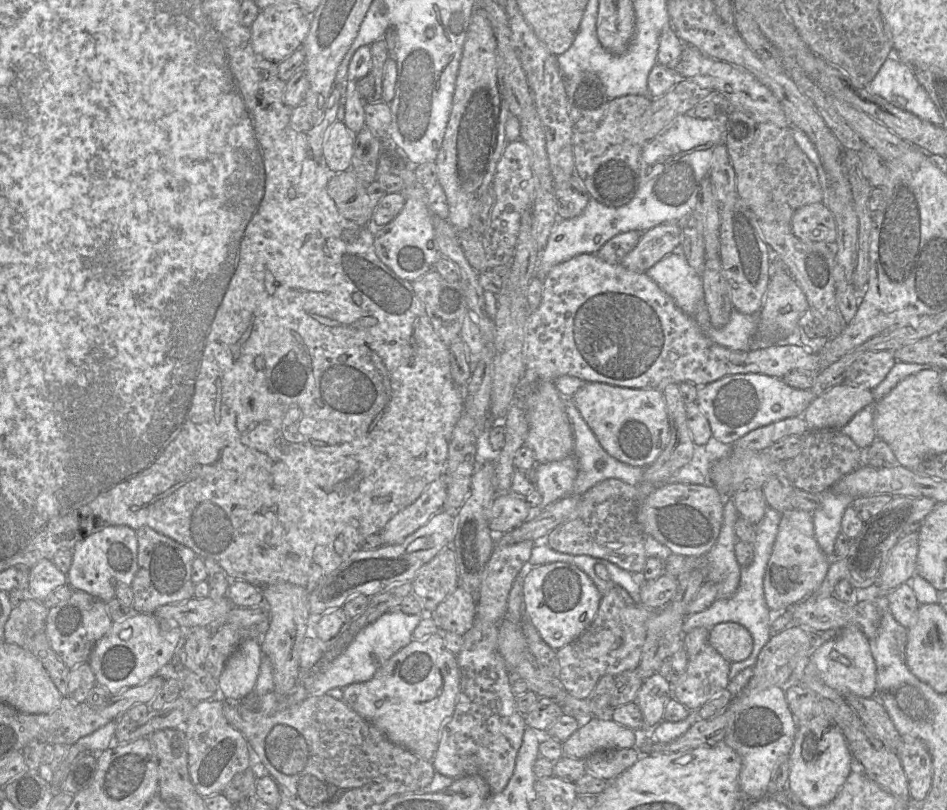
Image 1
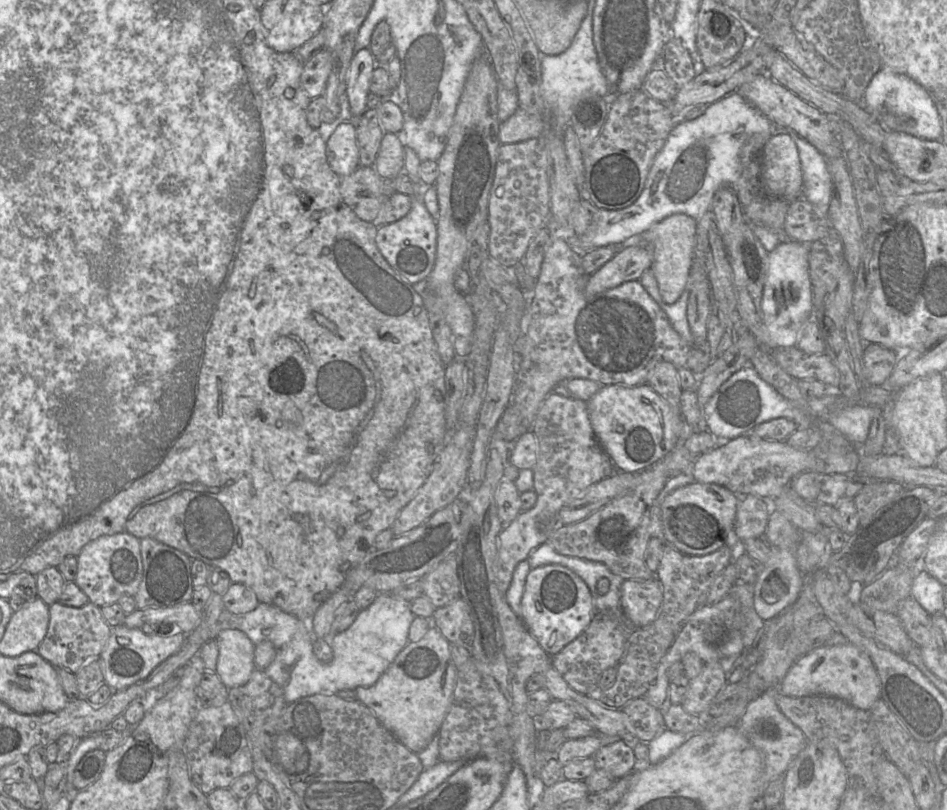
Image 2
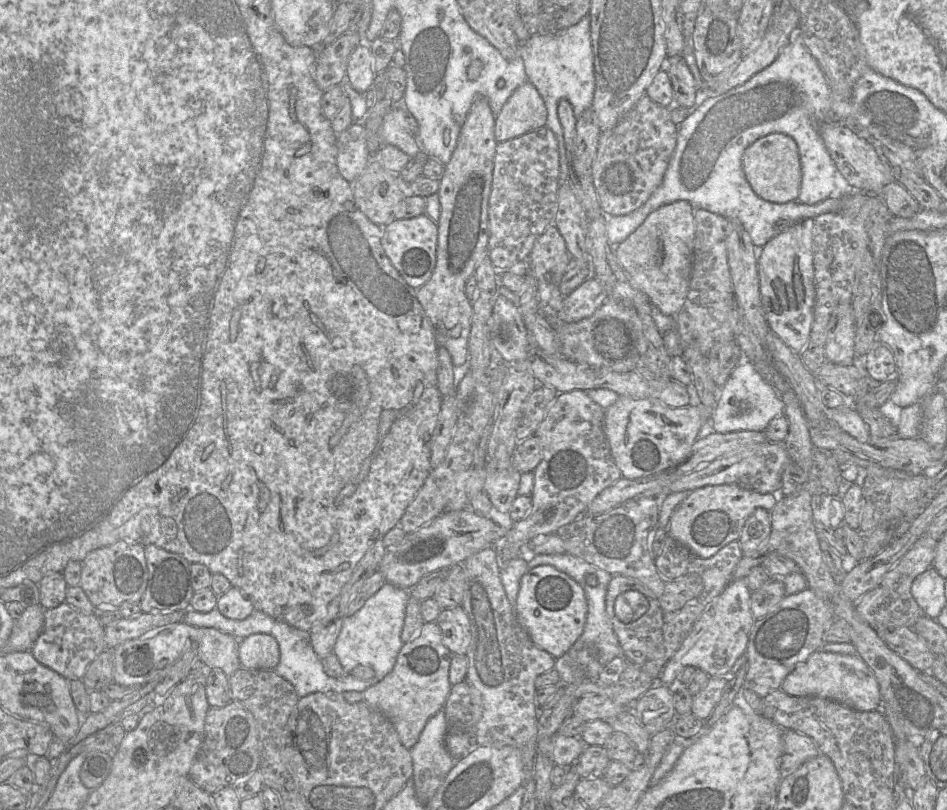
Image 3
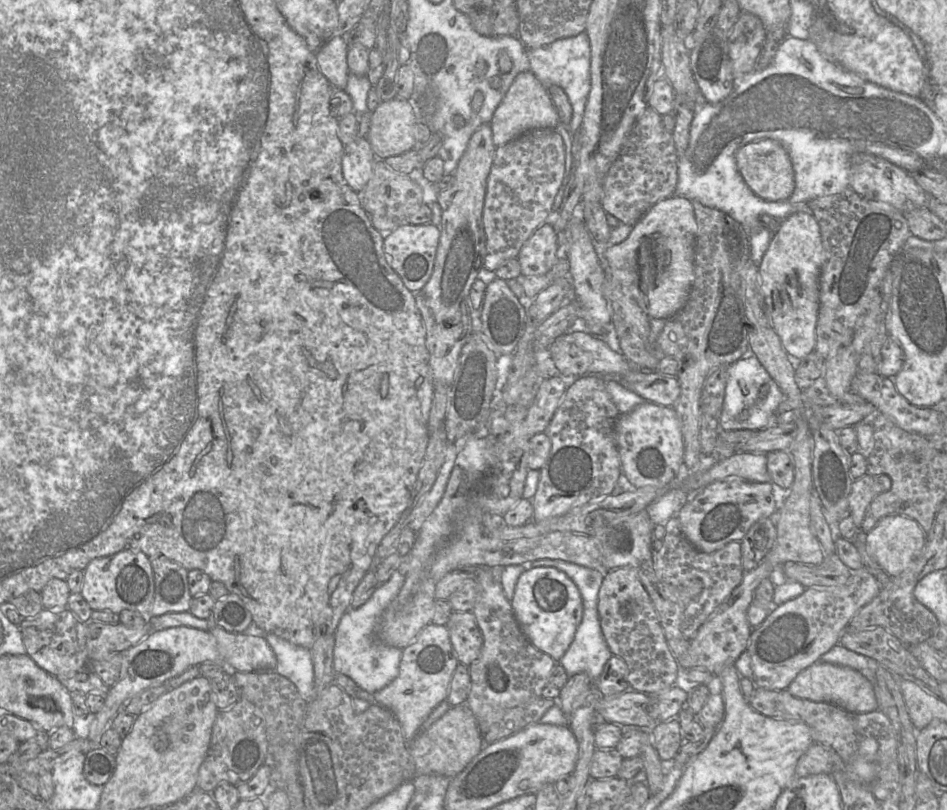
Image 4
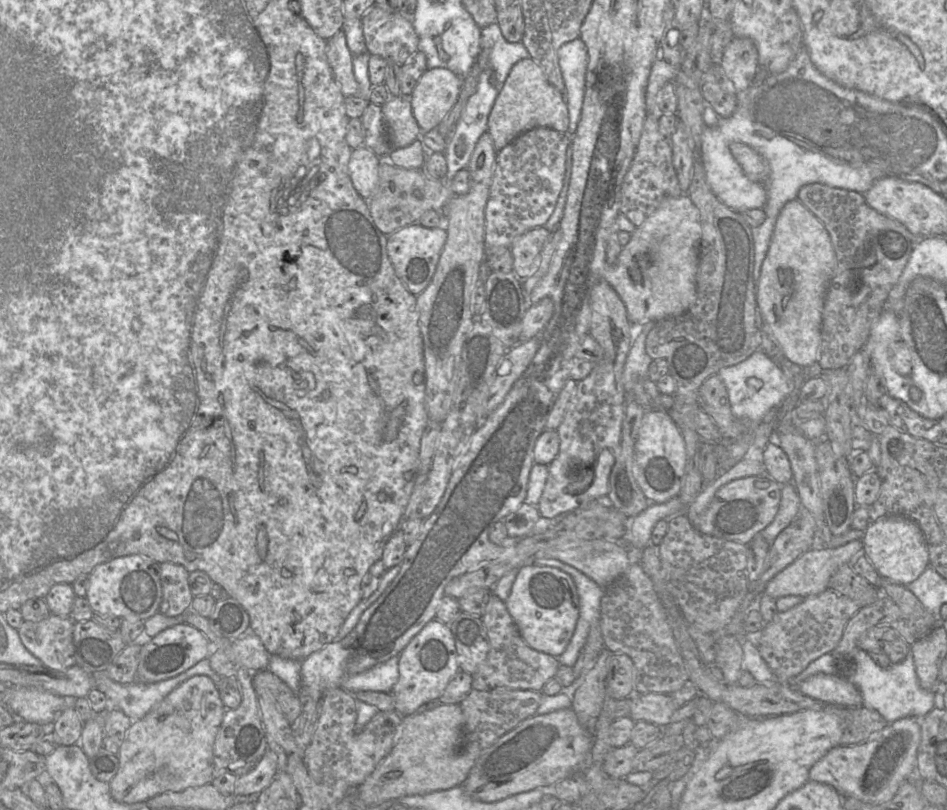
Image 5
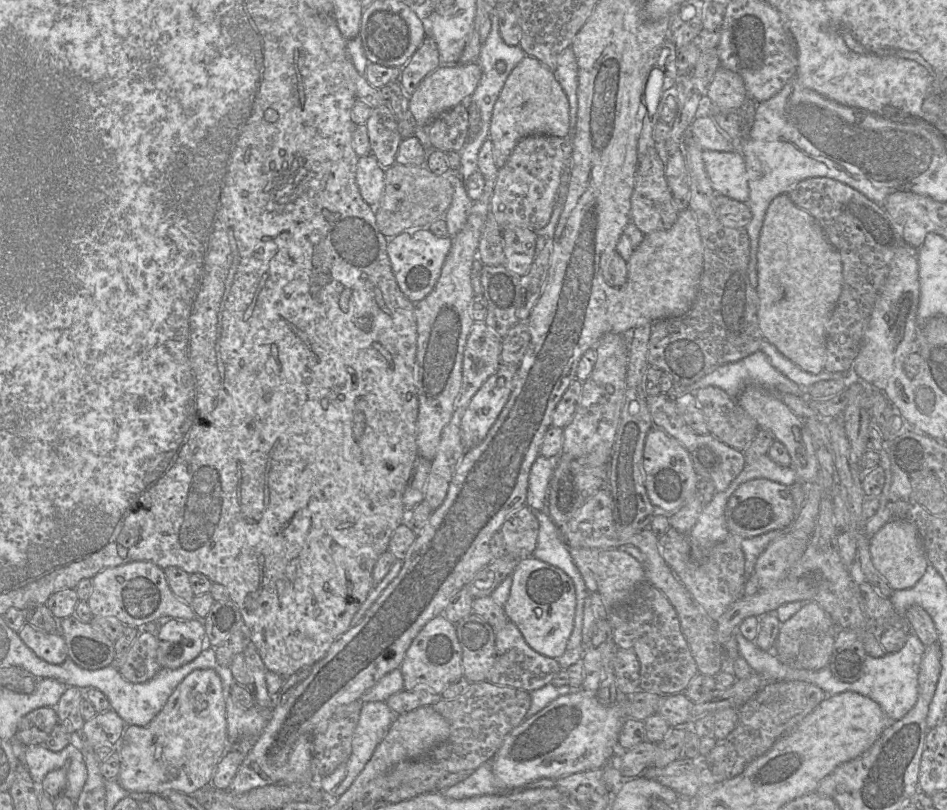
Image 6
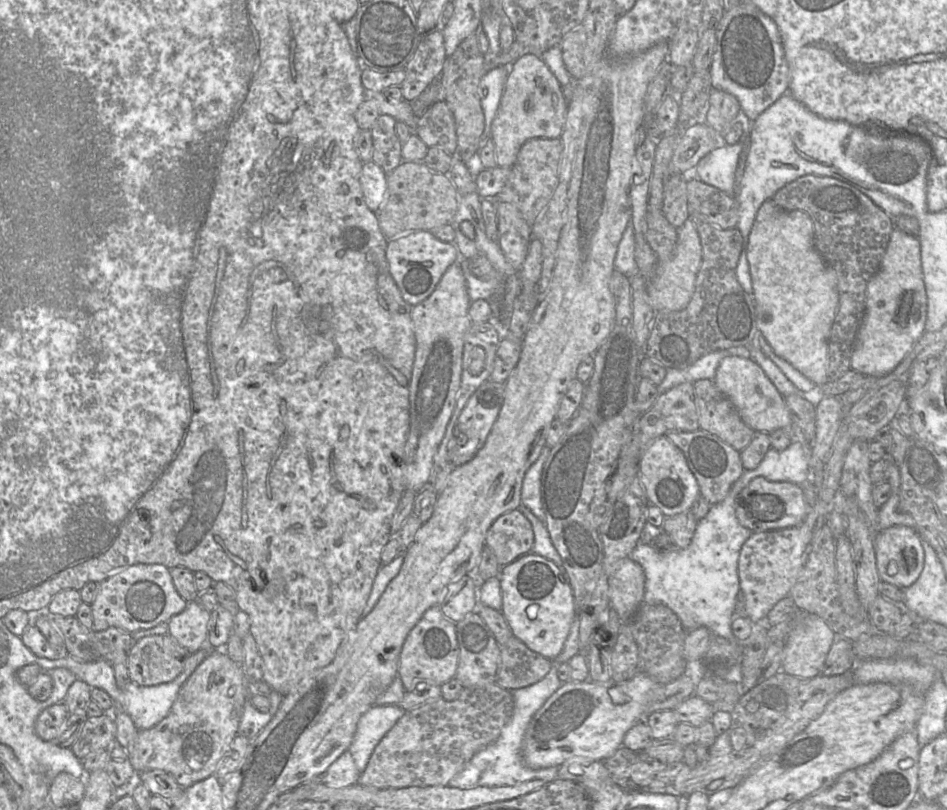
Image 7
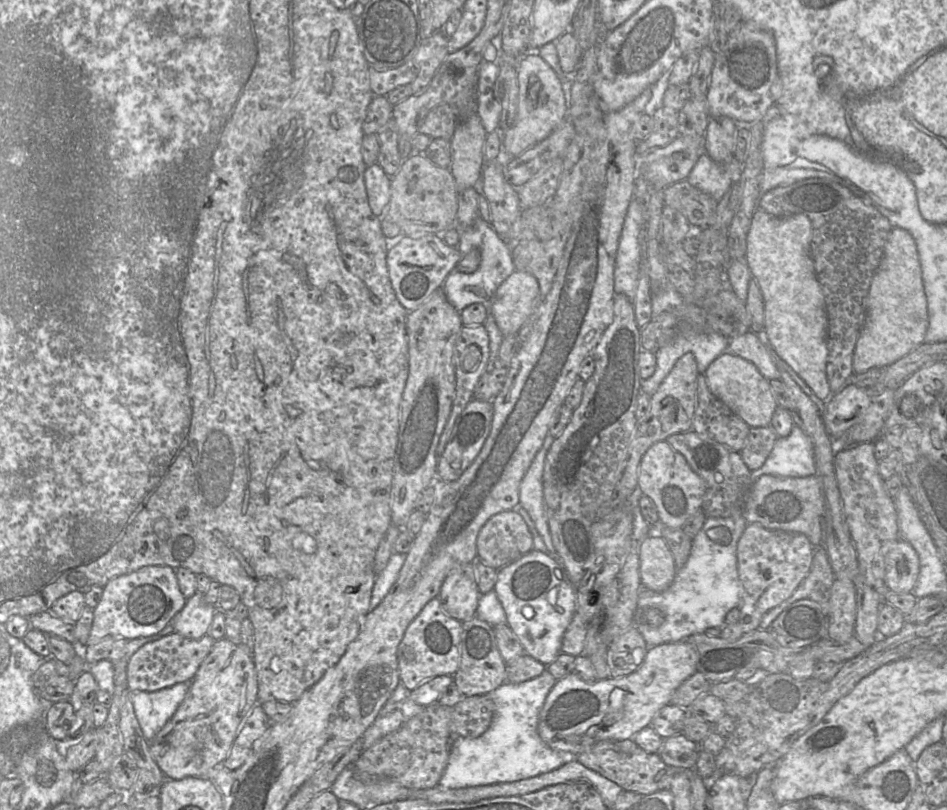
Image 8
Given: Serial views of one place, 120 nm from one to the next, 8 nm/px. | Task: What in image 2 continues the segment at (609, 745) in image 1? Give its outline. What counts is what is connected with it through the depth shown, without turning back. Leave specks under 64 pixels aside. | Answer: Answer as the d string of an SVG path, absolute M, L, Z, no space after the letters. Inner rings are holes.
M598 732L584 738L566 740L556 752L555 757L562 765L575 759L593 757L601 747L616 740L621 739Z

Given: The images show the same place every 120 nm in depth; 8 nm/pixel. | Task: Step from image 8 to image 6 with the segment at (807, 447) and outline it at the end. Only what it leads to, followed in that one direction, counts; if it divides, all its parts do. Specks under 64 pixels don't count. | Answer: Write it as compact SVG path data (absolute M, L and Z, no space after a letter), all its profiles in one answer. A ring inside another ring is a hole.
M763 455L751 463L746 463L743 470L730 483L730 495L743 483L753 479L769 479L790 487L798 481L796 472L791 466L784 467L774 462L768 455Z

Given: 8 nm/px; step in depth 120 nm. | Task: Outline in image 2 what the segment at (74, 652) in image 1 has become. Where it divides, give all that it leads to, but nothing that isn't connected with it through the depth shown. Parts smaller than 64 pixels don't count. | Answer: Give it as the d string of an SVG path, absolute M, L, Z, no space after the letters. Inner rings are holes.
M88 601L82 607L70 607L56 602L49 605L49 624L47 633L37 649L37 653L55 668L64 668L76 673L91 659L98 659L112 627L101 614L101 608Z

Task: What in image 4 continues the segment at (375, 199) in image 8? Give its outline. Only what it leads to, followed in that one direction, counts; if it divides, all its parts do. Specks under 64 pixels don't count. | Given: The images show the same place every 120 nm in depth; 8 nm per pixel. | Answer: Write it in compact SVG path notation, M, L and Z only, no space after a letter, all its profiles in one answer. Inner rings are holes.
M358 135L344 146L342 174L346 183L355 192L364 189L373 173L376 156L366 137Z

